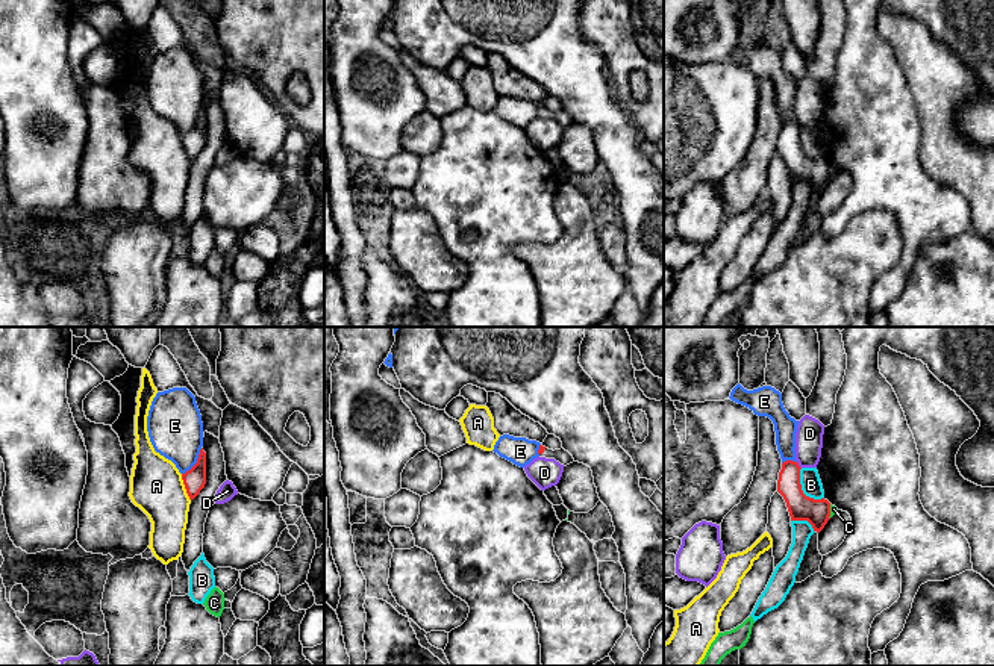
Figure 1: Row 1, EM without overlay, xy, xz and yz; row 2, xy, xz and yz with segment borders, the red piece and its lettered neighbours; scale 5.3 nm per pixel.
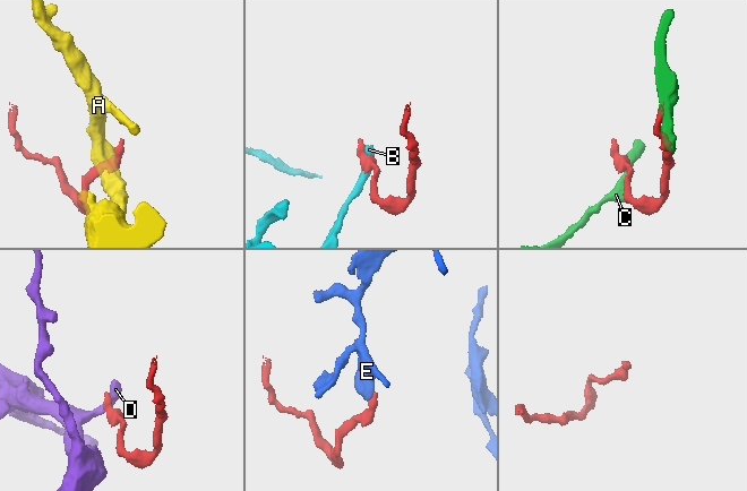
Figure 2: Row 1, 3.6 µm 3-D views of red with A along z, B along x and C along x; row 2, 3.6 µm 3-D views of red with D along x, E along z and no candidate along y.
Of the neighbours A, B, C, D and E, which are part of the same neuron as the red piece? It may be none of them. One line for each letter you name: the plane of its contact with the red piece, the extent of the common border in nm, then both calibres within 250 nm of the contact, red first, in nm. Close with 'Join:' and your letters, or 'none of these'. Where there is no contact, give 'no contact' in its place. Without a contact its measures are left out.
Join: none of these

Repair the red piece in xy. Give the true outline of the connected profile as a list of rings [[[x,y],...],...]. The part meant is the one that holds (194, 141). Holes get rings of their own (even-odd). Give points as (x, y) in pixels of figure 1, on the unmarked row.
[[[200,110],[197,124],[182,135],[182,141],[189,160],[194,160],[206,145],[206,114]]]

